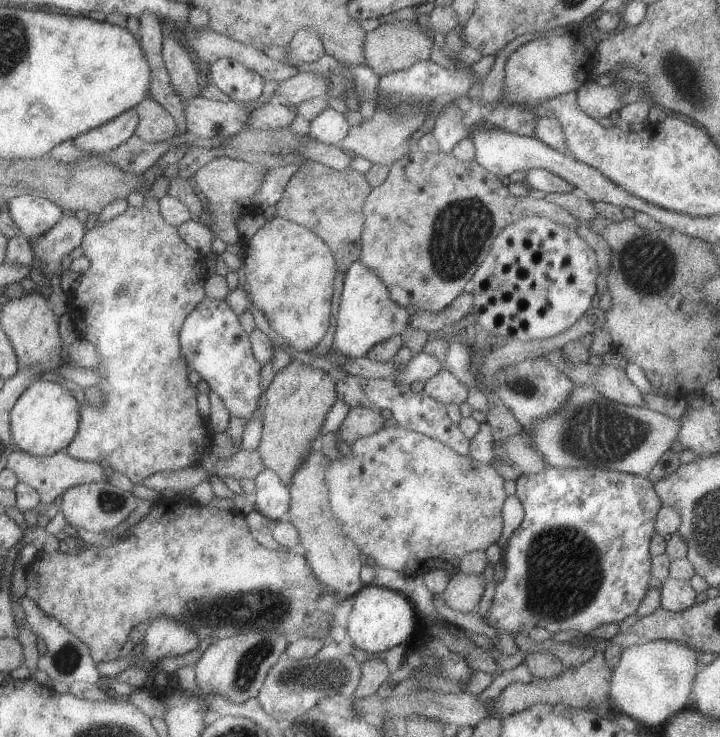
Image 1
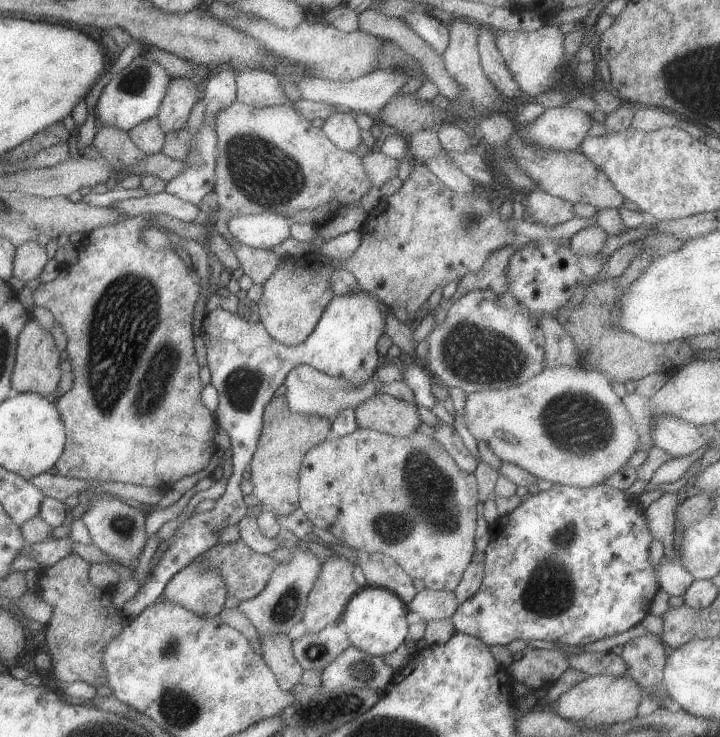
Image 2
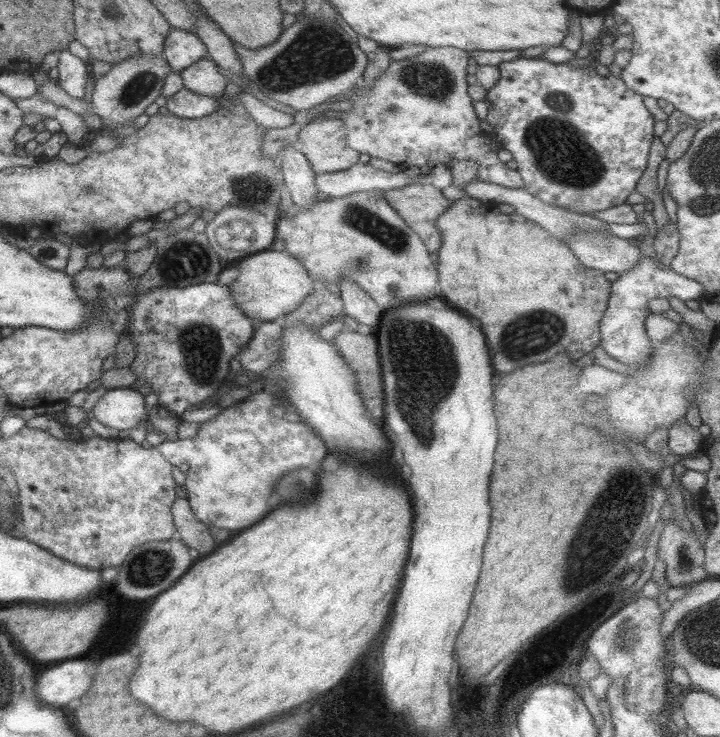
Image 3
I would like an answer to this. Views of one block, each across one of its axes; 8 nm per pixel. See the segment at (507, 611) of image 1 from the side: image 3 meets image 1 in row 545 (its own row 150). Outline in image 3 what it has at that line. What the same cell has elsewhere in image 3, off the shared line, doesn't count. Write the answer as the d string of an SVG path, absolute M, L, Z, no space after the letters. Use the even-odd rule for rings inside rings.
M515 58L511 62L503 62L499 64L499 82L495 82L495 86L487 92L487 102L489 102L489 112L487 112L487 124L491 124L491 138L493 142L507 150L513 160L517 162L517 172L521 174L521 180L525 184L525 190L529 194L533 194L535 198L543 200L545 204L551 204L555 208L563 208L575 214L593 214L593 212L603 212L607 208L619 206L627 202L627 196L635 192L639 178L643 176L643 172L647 170L647 160L649 160L649 152L651 152L651 142L655 138L653 126L655 120L649 114L649 110L643 106L641 102L641 94L637 94L635 90L629 90L621 78L601 78L597 76L593 64L591 66L583 66L583 68L571 68L567 64L553 64L539 58Z

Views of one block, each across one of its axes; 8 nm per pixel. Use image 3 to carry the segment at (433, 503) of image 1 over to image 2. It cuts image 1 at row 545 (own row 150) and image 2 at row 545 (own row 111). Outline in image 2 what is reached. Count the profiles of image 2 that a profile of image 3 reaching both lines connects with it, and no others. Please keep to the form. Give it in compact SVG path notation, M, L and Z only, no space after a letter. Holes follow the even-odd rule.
M357 428L343 438L331 436L303 456L299 470L299 508L307 514L307 520L311 520L315 530L329 532L337 540L343 540L351 550L391 556L411 580L421 580L425 590L431 592L453 592L461 582L467 564L473 560L477 504L479 494L475 476L463 472L439 440L421 432L413 432L407 438L395 438Z

